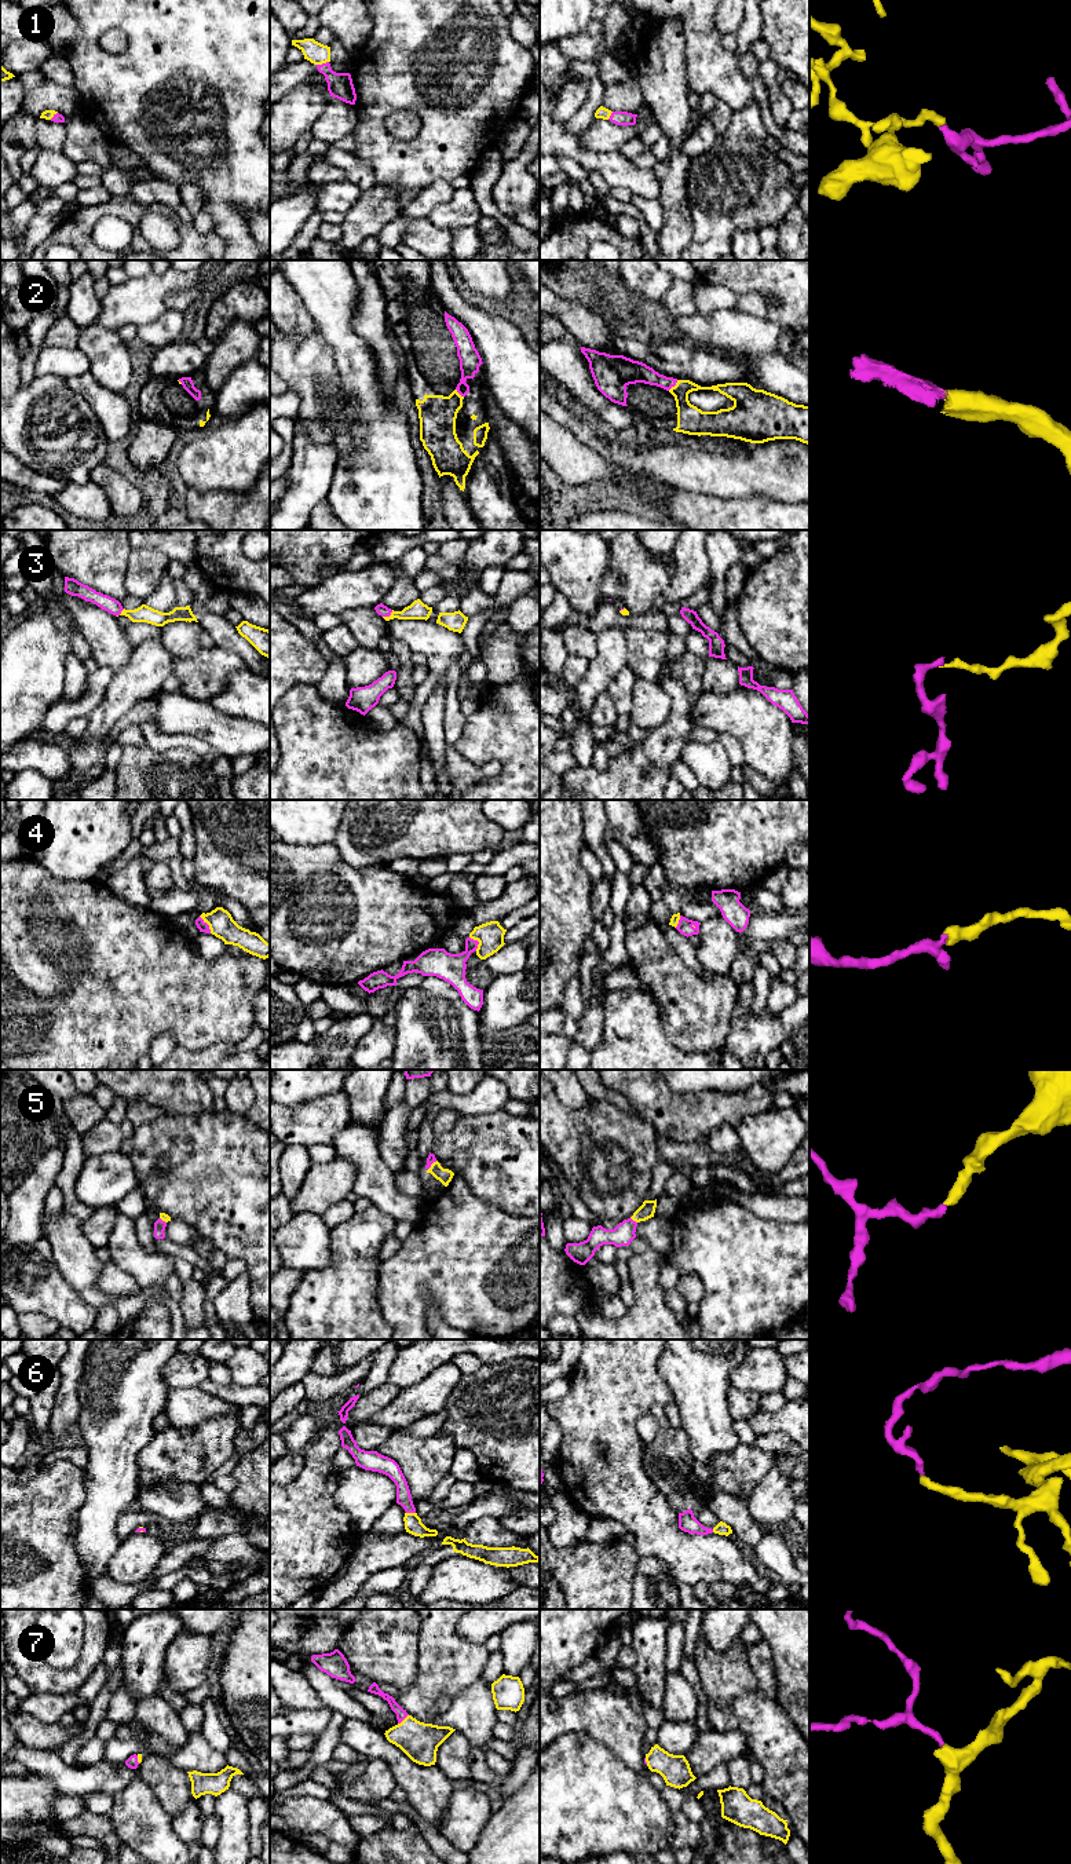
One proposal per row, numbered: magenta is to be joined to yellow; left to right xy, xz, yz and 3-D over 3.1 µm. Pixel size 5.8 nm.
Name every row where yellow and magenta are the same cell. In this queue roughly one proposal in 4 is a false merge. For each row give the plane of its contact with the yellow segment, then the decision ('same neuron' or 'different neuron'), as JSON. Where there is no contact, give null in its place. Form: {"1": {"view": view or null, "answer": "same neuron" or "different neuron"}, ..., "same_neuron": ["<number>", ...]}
{"1": {"view": "xz", "answer": "same neuron"}, "2": {"view": "yz", "answer": "same neuron"}, "3": {"view": "xz", "answer": "same neuron"}, "4": {"view": "xy", "answer": "same neuron"}, "5": {"view": "yz", "answer": "same neuron"}, "6": {"view": "xz", "answer": "same neuron"}, "7": {"view": "xz", "answer": "same neuron"}, "same_neuron": ["1", "2", "3", "4", "5", "6", "7"]}

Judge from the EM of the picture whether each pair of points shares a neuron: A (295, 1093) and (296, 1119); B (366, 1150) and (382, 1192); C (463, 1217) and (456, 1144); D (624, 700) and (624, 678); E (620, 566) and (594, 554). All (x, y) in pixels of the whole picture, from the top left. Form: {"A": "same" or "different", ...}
{"A": "different", "B": "same", "C": "different", "D": "same", "E": "different"}

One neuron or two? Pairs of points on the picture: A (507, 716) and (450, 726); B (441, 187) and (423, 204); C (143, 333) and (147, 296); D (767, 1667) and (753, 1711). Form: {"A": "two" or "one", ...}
{"A": "two", "B": "one", "C": "two", "D": "two"}

